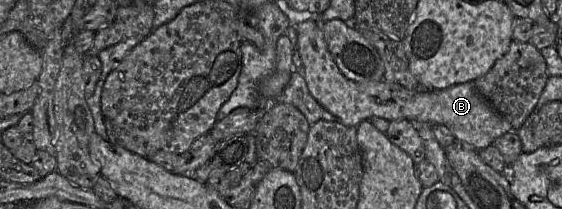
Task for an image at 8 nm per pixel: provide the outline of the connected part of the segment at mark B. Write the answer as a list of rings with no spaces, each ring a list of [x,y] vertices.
[[[313,19],[289,26],[286,34],[301,58],[302,75],[311,95],[338,121],[357,127],[372,117],[410,122],[426,122],[447,126],[456,140],[480,151],[494,143],[501,135],[512,131],[511,124],[498,114],[477,92],[472,82],[465,82],[441,90],[413,91],[384,80],[355,82],[347,79],[339,70],[321,31],[320,23]]]

